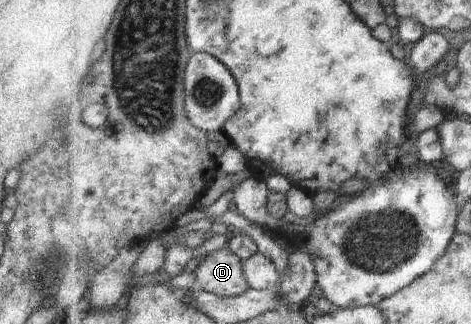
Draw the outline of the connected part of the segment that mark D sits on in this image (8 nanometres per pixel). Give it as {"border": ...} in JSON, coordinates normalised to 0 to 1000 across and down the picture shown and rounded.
{"border":[[[486,765],[435,787],[414,821],[416,880],[467,914],[505,914],[533,880],[516,836],[516,806]]]}

